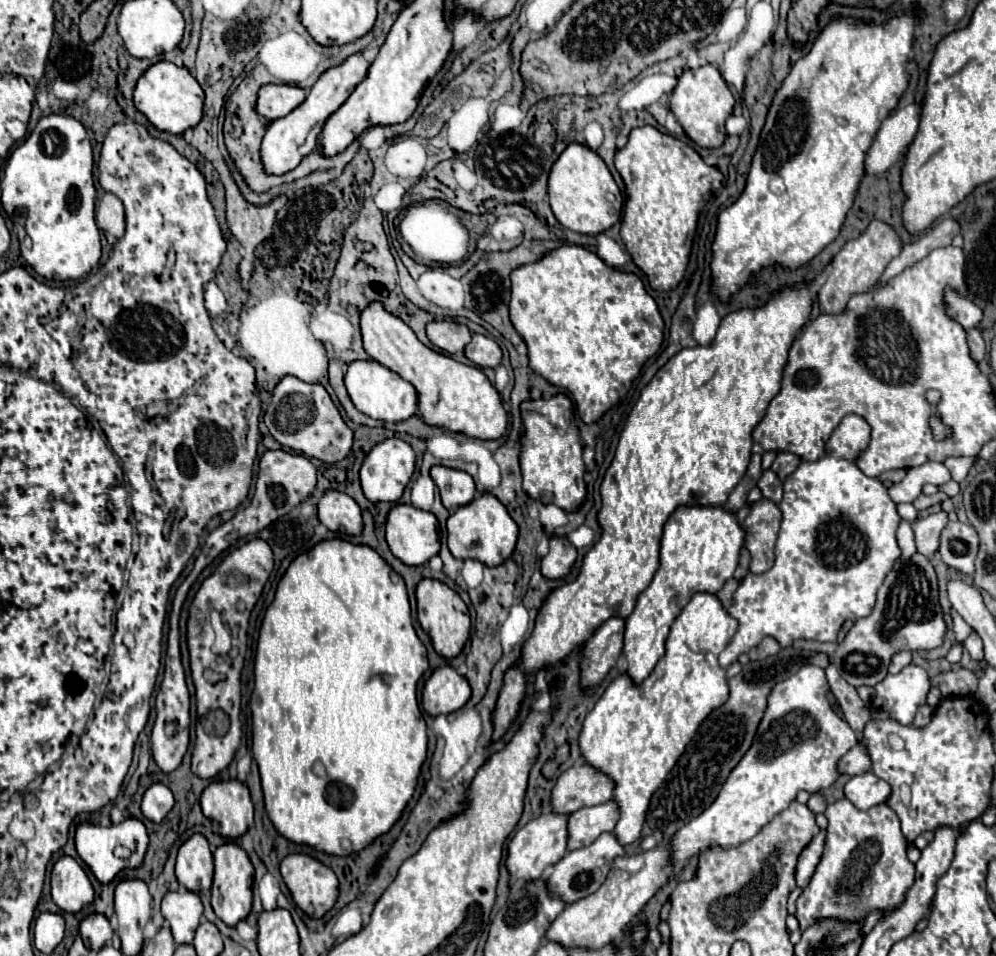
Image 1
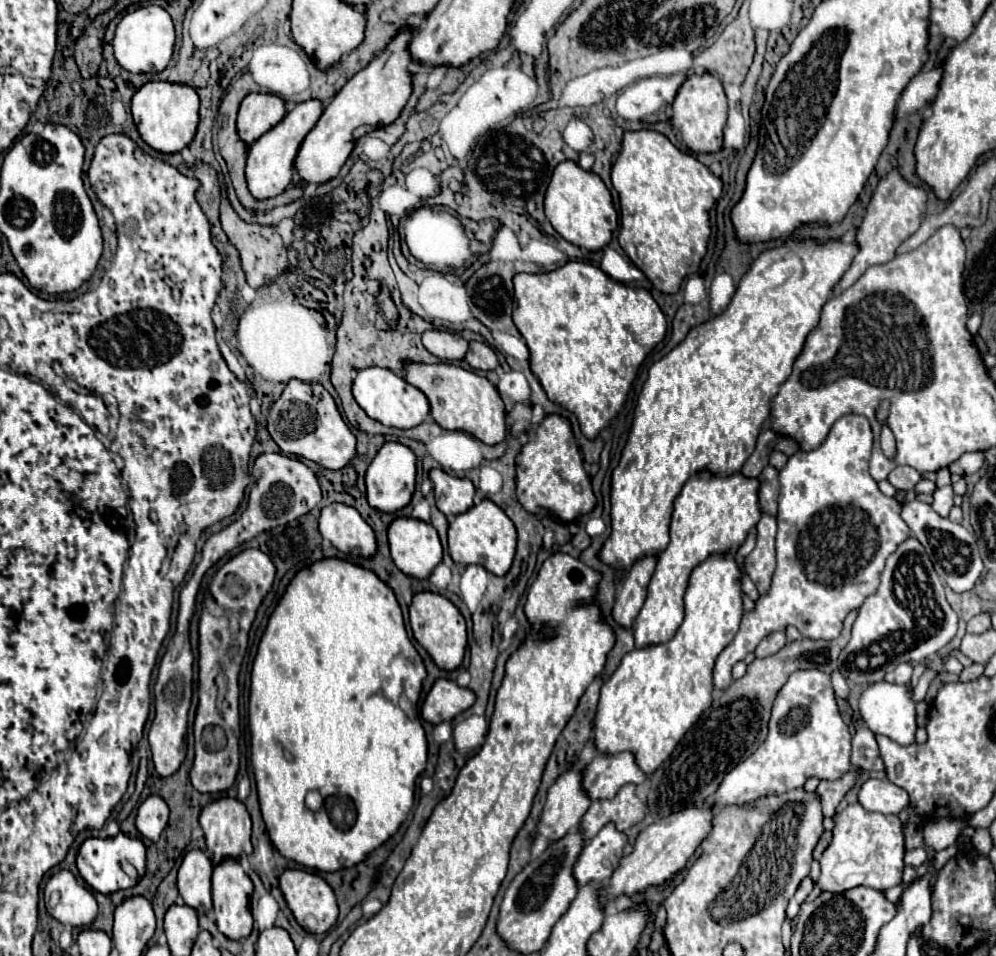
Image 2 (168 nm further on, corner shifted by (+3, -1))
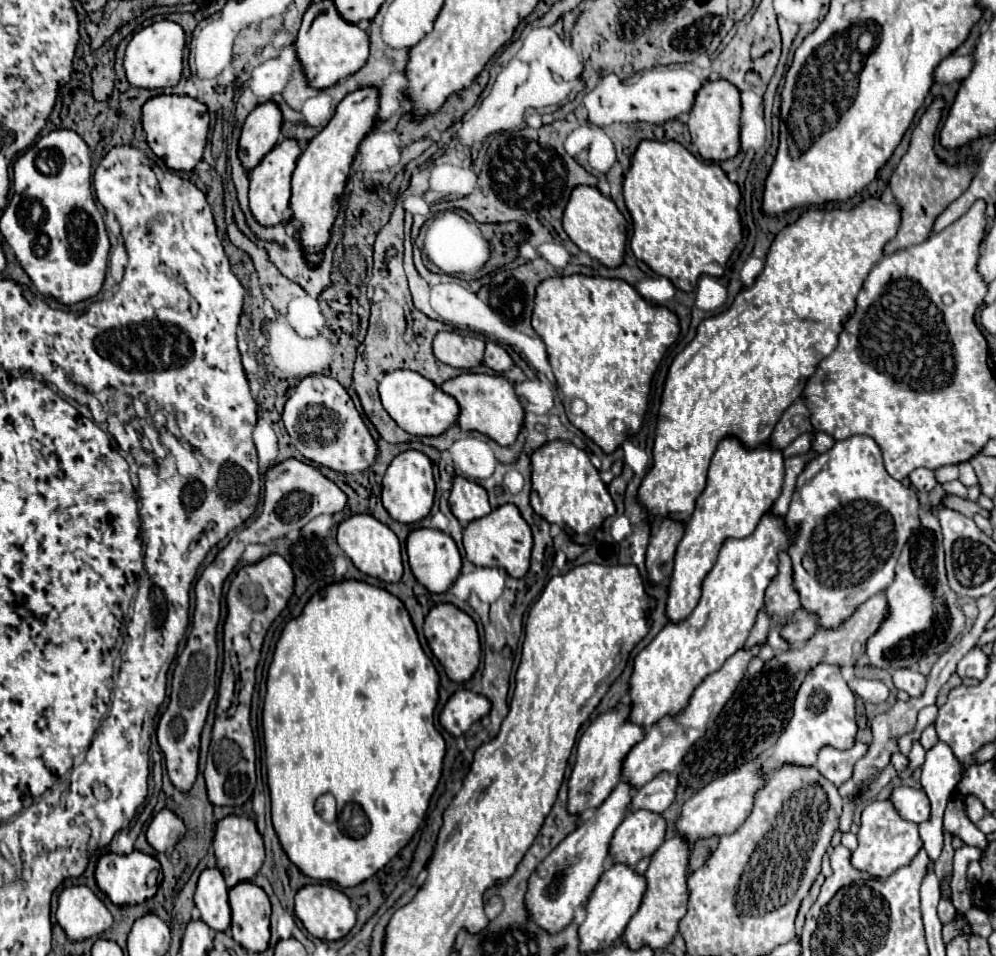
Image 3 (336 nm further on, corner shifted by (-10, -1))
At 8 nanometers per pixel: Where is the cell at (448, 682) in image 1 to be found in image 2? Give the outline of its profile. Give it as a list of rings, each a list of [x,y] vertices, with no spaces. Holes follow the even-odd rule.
[[[436,679],[420,707],[420,713],[428,723],[450,721],[458,713],[466,711],[474,701],[476,697],[470,689],[462,689],[456,681],[450,679]]]

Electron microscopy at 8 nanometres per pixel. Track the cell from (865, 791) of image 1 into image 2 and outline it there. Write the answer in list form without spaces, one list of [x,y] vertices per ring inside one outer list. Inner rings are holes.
[[[868,779],[858,791],[858,803],[866,811],[896,815],[908,805],[908,793],[888,779]]]

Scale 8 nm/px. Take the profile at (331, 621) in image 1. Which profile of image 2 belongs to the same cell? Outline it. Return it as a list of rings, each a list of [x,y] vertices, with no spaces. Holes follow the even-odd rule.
[[[326,557],[312,563],[306,569],[300,569],[290,585],[286,587],[282,599],[278,601],[274,613],[268,619],[264,635],[258,645],[258,653],[252,667],[252,685],[250,685],[250,711],[248,711],[248,725],[250,725],[250,753],[252,753],[252,767],[256,777],[256,789],[260,797],[262,817],[268,829],[268,835],[280,855],[294,859],[304,867],[314,867],[318,871],[336,871],[342,867],[352,867],[360,863],[370,851],[382,845],[388,837],[392,837],[400,823],[406,819],[412,803],[414,803],[414,787],[416,777],[426,767],[426,735],[420,723],[410,721],[404,711],[398,707],[400,693],[416,703],[422,691],[422,681],[426,677],[426,669],[422,657],[414,649],[412,641],[408,639],[400,603],[394,591],[370,569],[364,569],[356,563],[338,557]],[[308,791],[318,791],[324,799],[320,811],[310,811],[306,807]]]

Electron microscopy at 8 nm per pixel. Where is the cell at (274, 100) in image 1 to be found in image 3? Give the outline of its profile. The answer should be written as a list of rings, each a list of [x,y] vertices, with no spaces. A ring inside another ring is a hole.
[[[271,101],[251,111],[239,139],[239,159],[247,171],[255,169],[259,161],[279,143],[281,125],[281,111]]]

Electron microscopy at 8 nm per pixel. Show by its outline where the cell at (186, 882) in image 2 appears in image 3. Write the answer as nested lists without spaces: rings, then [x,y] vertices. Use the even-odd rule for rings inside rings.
[[[205,869],[199,877],[197,891],[195,891],[195,907],[201,911],[201,919],[213,929],[213,931],[227,931],[231,925],[231,907],[227,899],[227,885],[223,881],[223,875],[219,869]]]

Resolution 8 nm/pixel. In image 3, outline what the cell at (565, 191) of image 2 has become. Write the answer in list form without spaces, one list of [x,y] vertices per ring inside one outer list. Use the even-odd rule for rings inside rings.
[[[587,185],[573,189],[563,215],[563,229],[581,251],[597,259],[601,265],[615,269],[623,263],[625,241],[627,241],[627,221],[619,213],[617,205],[611,199],[603,197],[599,189],[587,187]]]

